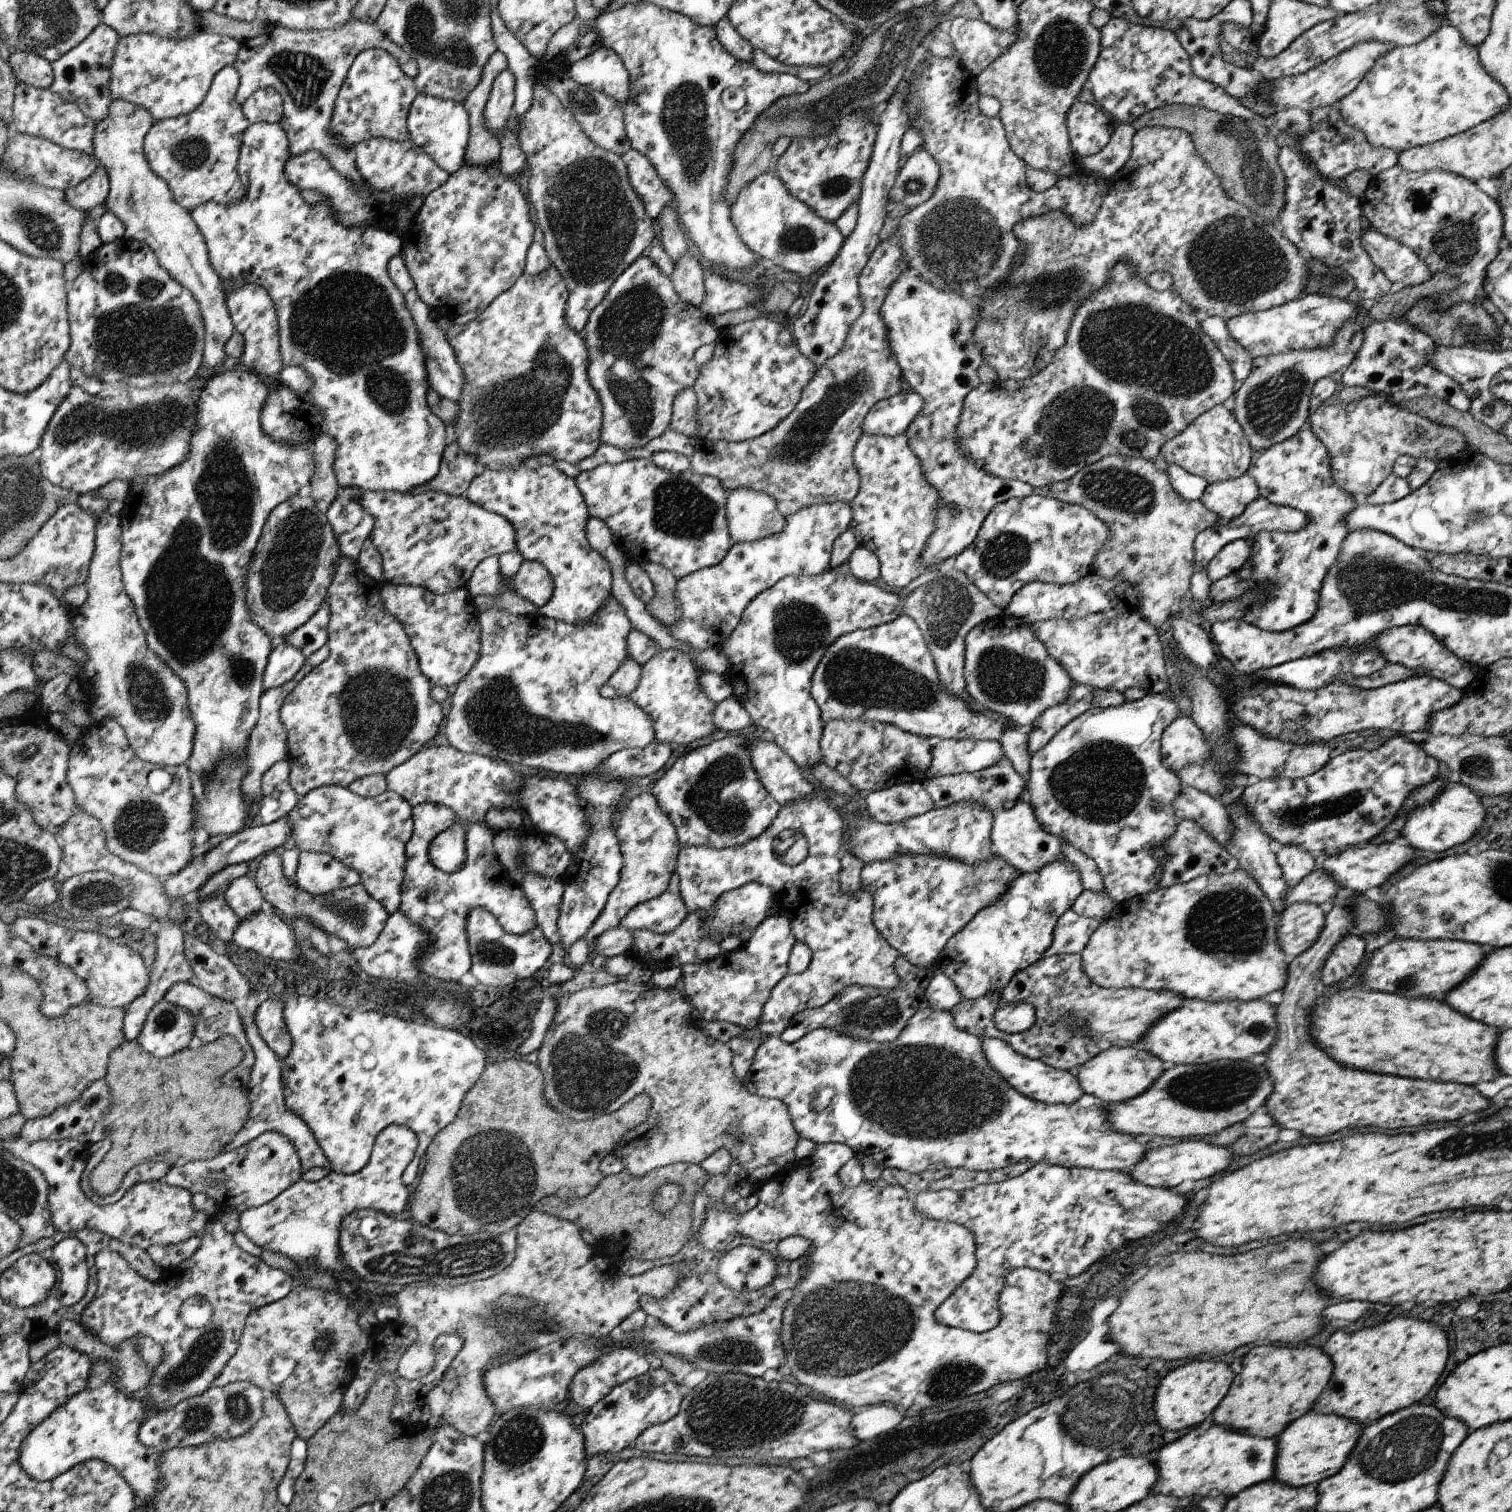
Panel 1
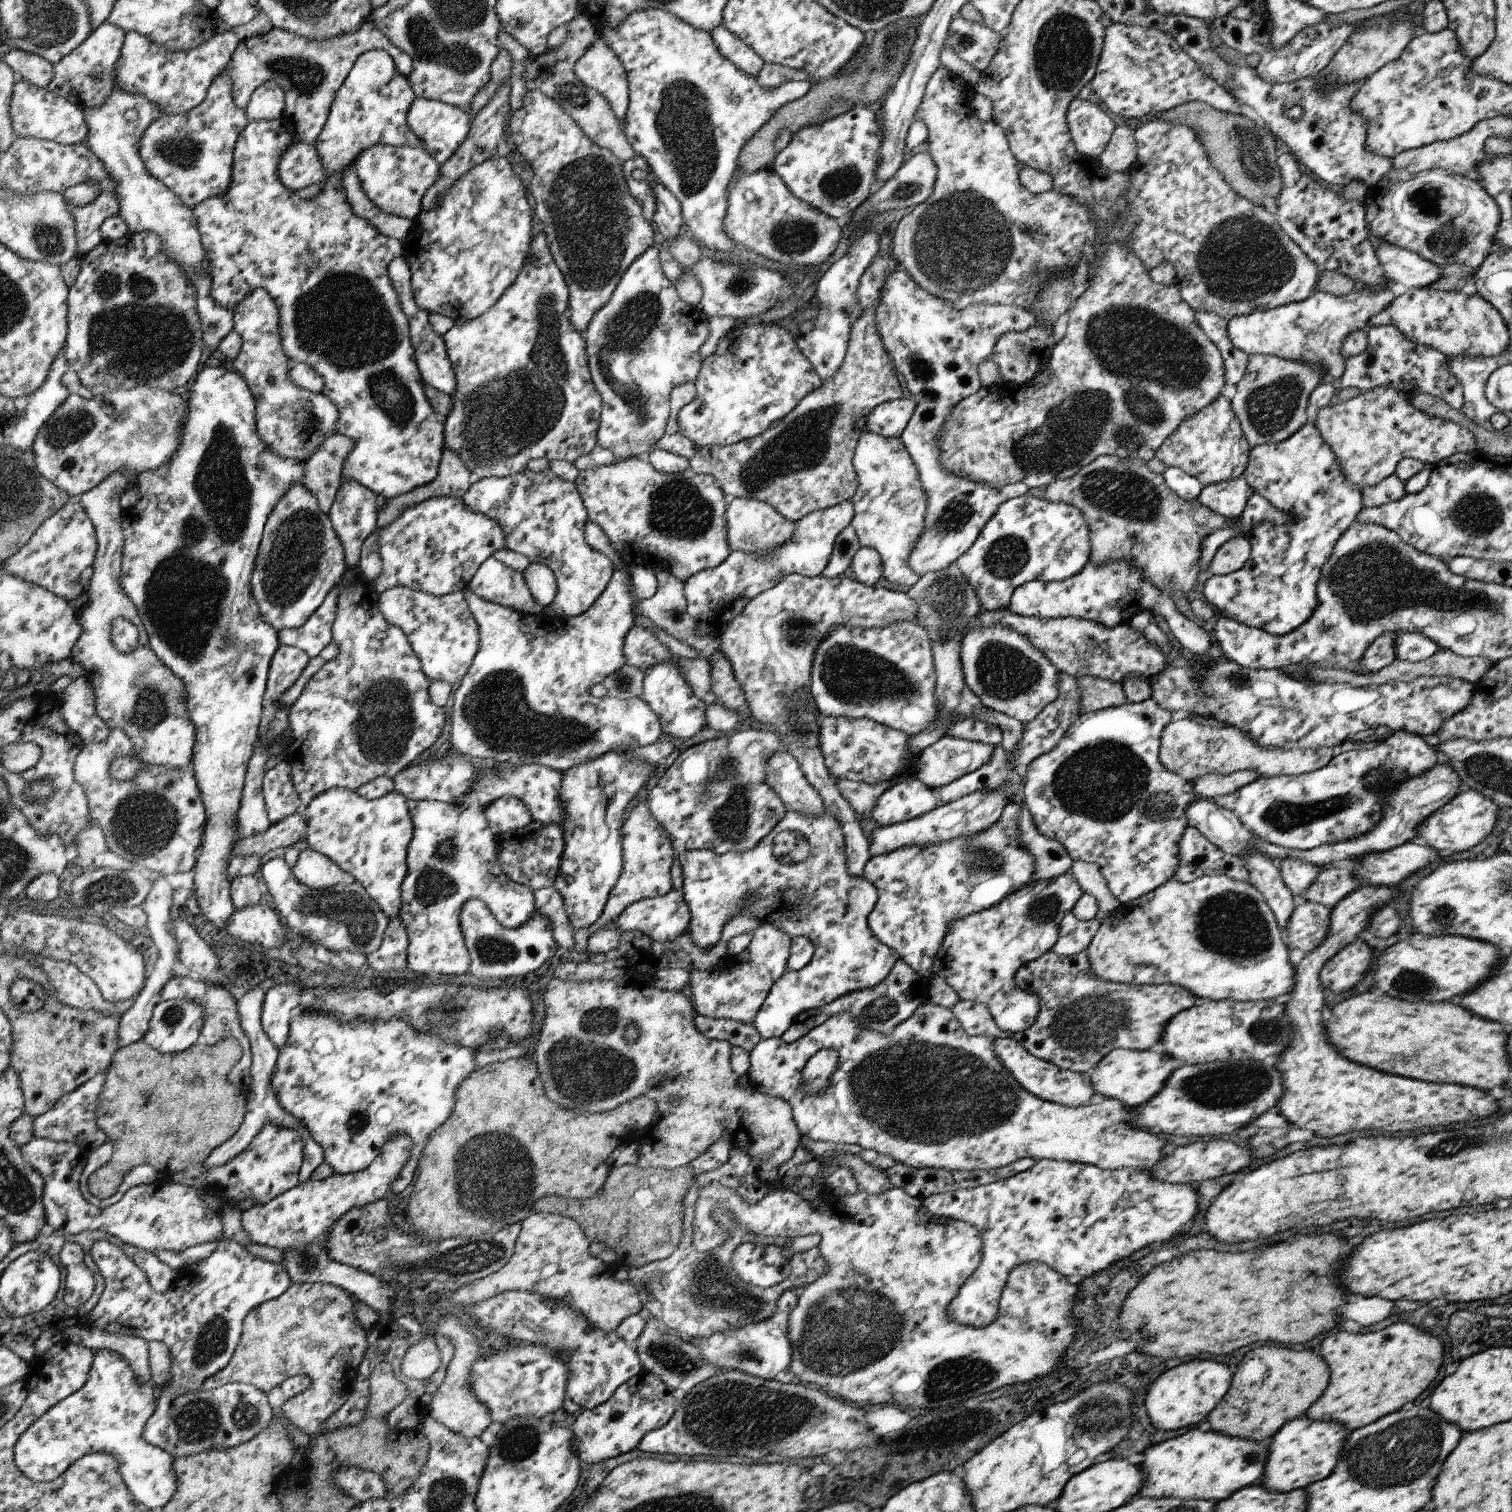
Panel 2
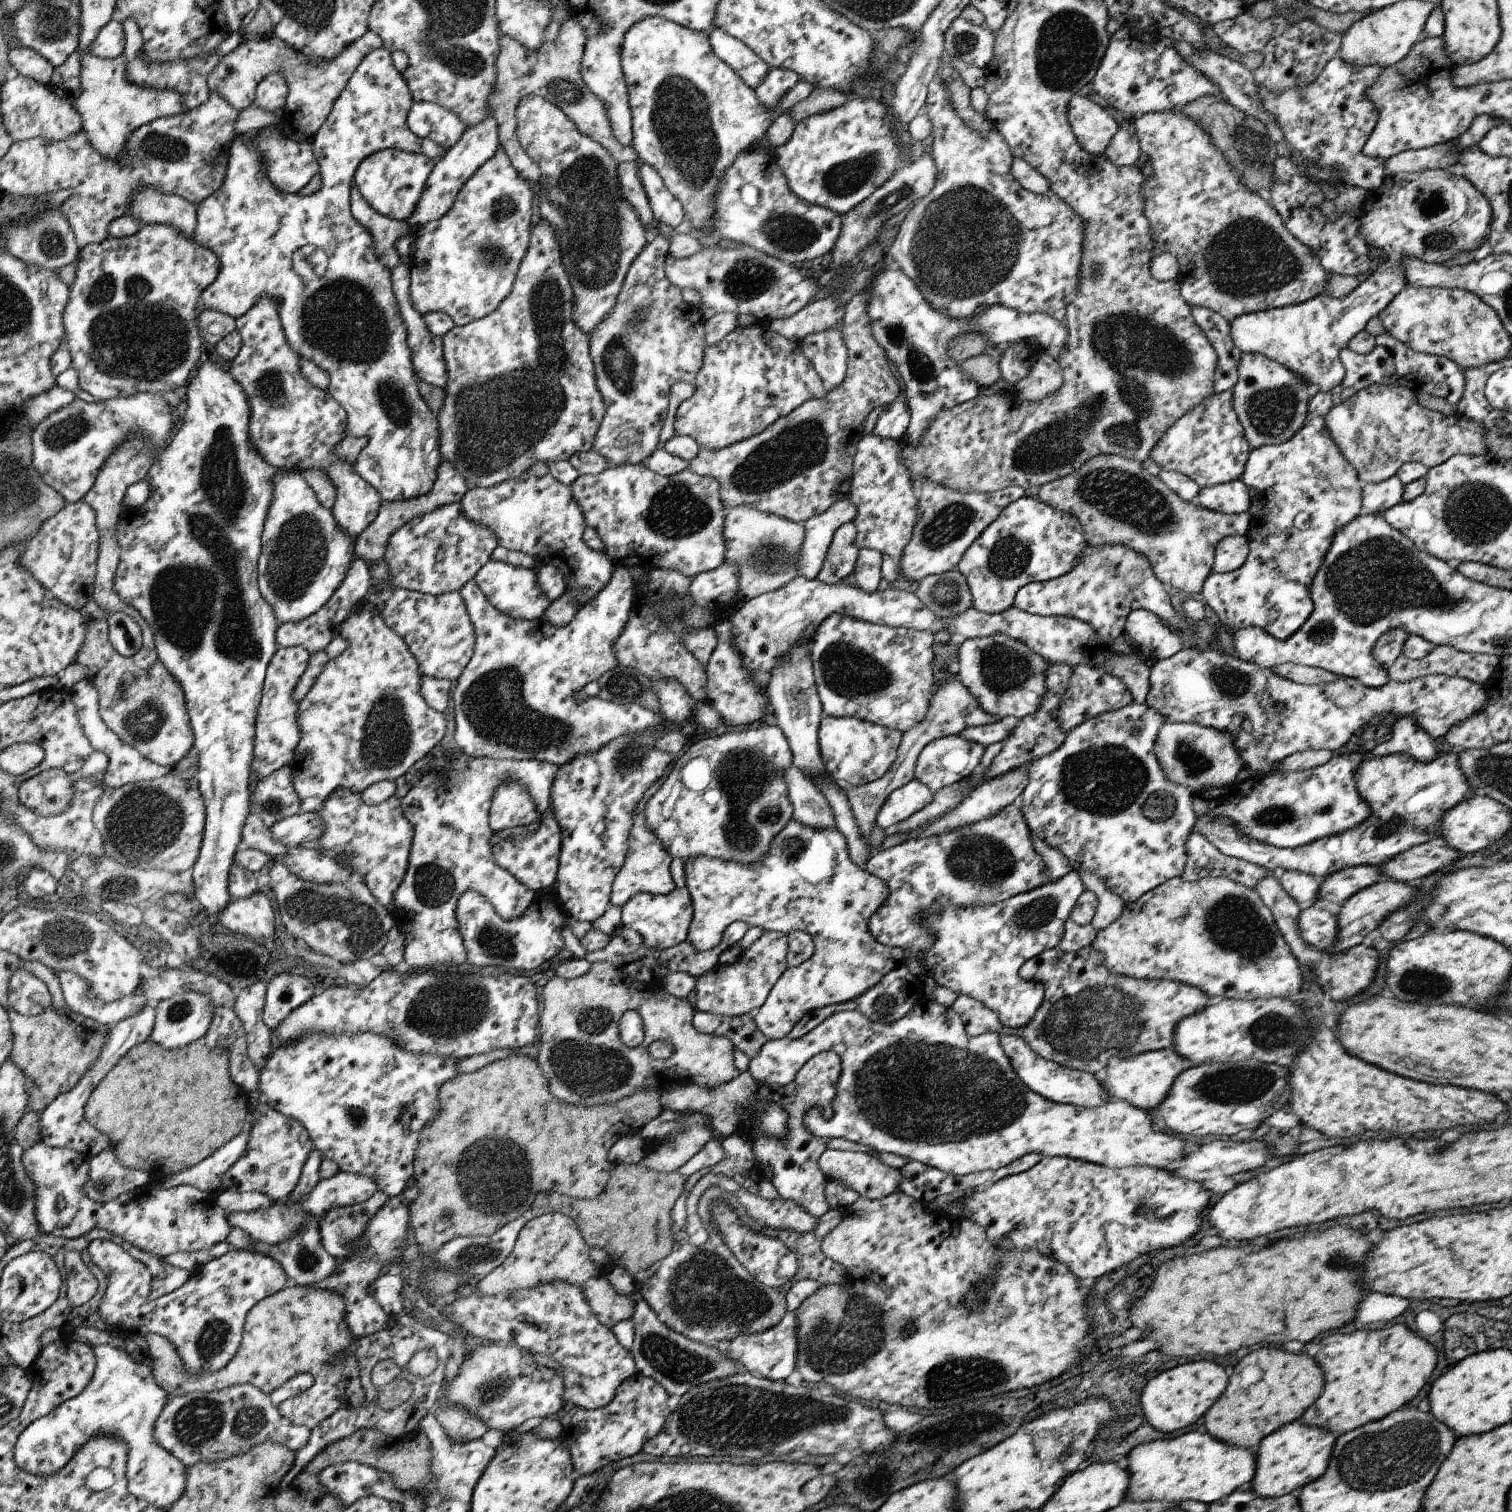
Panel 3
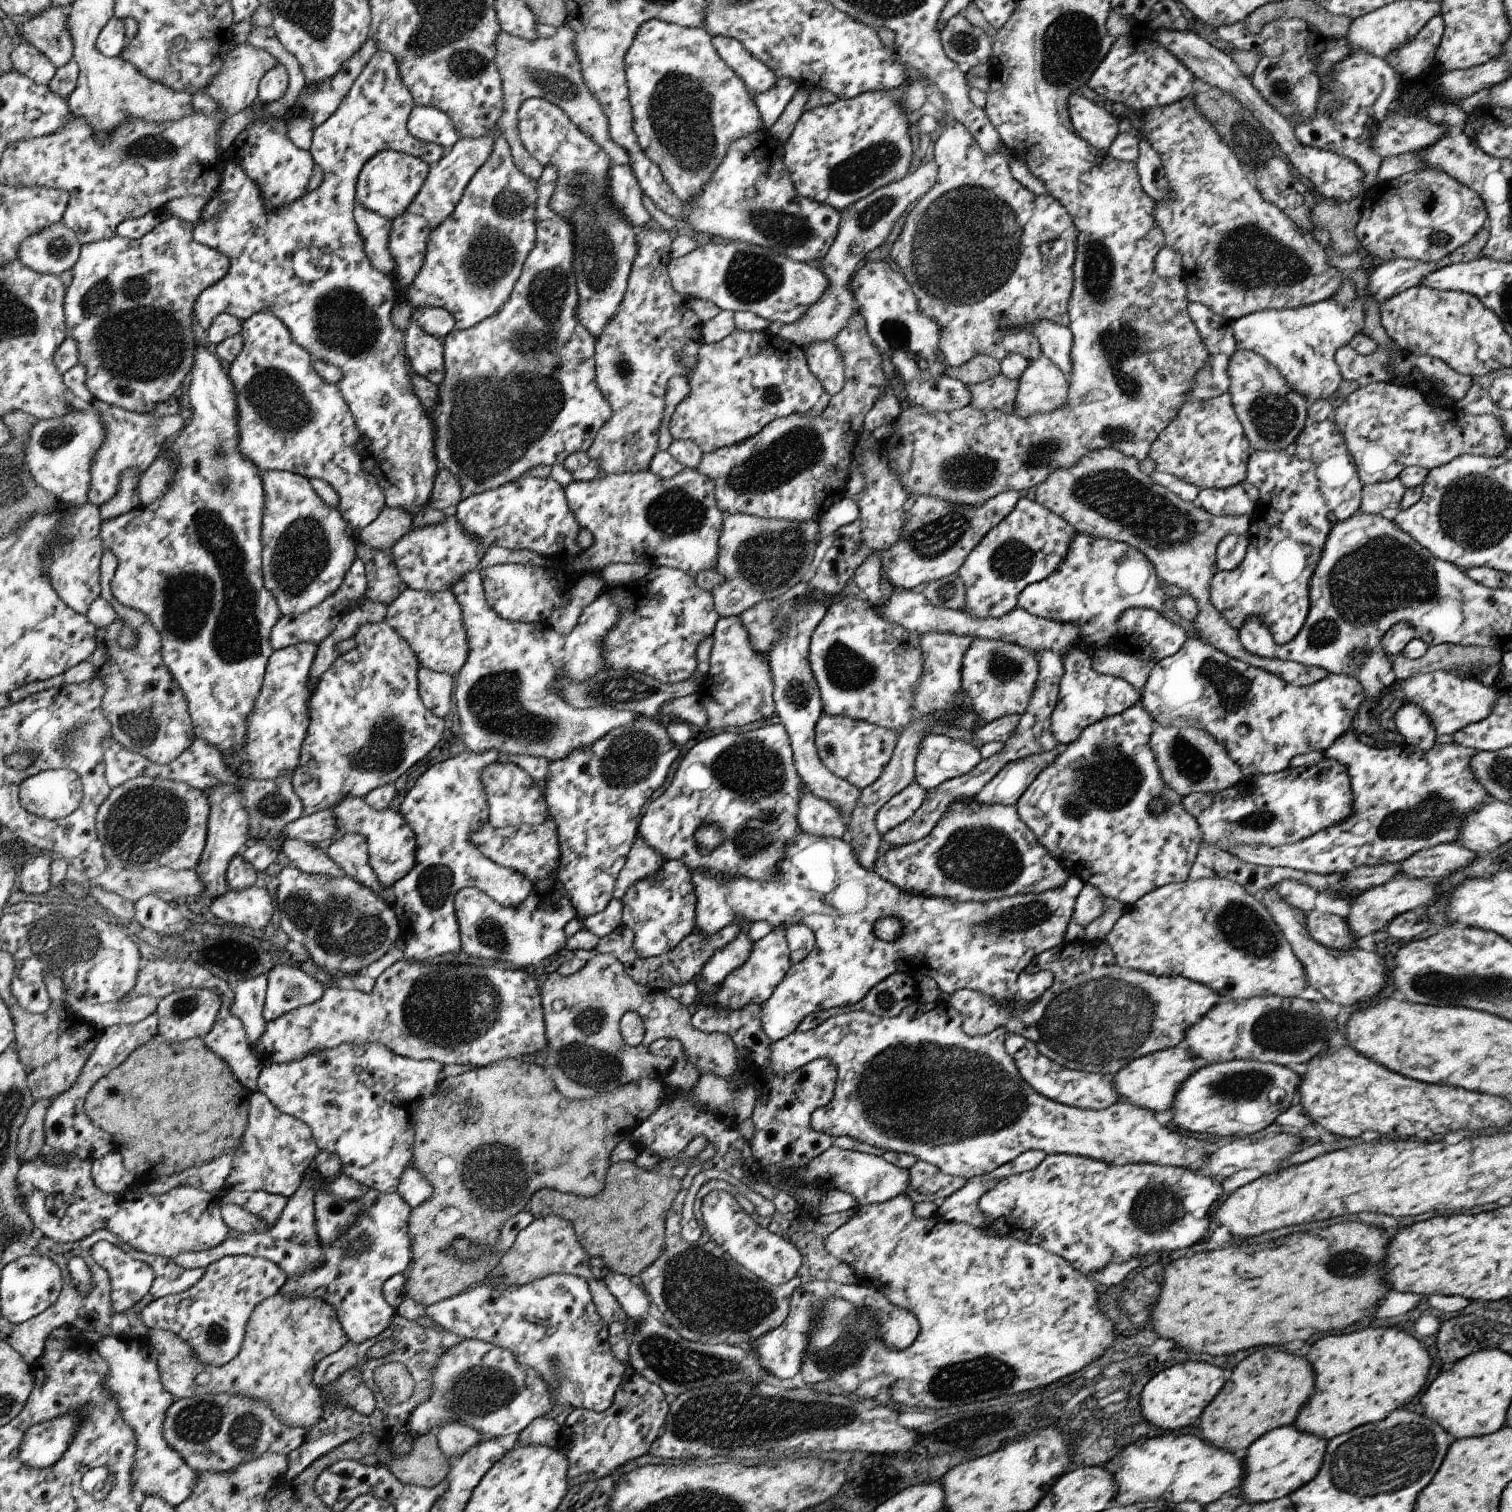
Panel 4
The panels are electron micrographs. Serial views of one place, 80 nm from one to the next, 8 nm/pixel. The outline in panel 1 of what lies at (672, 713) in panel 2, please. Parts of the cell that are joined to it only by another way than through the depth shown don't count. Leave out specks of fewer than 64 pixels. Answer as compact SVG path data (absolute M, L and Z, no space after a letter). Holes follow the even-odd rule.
M660 648L641 668L638 686L625 698L641 707L654 722L655 741L685 746L696 738L705 738L715 729L712 721L715 703L702 693L698 685L700 670L688 656Z

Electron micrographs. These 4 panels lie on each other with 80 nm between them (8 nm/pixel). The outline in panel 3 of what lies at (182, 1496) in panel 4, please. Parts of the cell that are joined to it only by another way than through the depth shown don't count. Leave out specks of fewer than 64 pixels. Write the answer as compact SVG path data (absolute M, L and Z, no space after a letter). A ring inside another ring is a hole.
M112 1344L95 1345L93 1351L96 1368L91 1382L77 1397L62 1402L50 1413L39 1417L25 1430L22 1430L23 1435L18 1438L14 1462L19 1466L19 1471L23 1470L32 1475L46 1477L59 1471L78 1452L78 1448L95 1435L121 1437L128 1446L127 1490L134 1494L135 1498L143 1498L149 1505L167 1511L182 1496L187 1485L186 1468L183 1463L170 1451L164 1449L159 1442L155 1442L152 1435L156 1419L159 1418L167 1402L167 1392L155 1382L151 1362L146 1359L136 1361L127 1350Z

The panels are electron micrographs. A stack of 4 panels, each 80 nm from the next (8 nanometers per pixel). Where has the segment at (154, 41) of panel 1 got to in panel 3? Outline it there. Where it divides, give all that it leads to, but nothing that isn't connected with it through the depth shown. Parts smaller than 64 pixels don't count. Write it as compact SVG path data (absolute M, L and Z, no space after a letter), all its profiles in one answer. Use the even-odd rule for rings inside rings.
M126 18L122 22L122 29L125 31L125 48L122 50L122 54L127 61L126 77L128 81L139 86L145 85L152 89L177 91L182 96L182 101L187 109L202 106L208 100L210 92L206 83L207 76L209 76L214 66L218 64L220 58L230 53L243 40L242 34L230 32L226 40L211 55L203 59L190 59L189 61L180 59L174 63L151 63L142 58L142 35L135 21L132 18Z

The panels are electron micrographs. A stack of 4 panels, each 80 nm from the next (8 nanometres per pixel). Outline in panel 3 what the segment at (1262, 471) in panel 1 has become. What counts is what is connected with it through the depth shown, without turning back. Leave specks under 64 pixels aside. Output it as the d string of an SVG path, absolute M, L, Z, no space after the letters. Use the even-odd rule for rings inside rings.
M1319 417L1306 421L1284 443L1252 449L1245 461L1240 481L1249 489L1256 490L1256 498L1262 504L1258 511L1250 512L1245 536L1248 544L1245 562L1228 573L1209 573L1200 594L1210 614L1215 616L1216 623L1233 631L1256 626L1282 641L1290 637L1312 611L1310 582L1335 531L1359 515L1363 483L1331 440L1324 418Z

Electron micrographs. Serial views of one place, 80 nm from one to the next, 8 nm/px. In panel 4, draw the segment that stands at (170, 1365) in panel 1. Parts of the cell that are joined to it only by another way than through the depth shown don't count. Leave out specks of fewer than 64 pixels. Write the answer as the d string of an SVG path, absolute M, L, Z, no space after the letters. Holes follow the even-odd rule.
M107 1241L96 1242L90 1248L90 1253L110 1278L111 1308L124 1319L125 1312L148 1291L152 1283L152 1268L130 1258L130 1255ZM227 1255L205 1268L203 1276L191 1288L174 1295L165 1295L152 1300L140 1311L140 1319L148 1329L161 1329L172 1332L183 1339L190 1347L192 1359L203 1366L225 1365L237 1352L244 1335L244 1326L251 1311L262 1300L273 1296L286 1281L286 1273L270 1259L251 1255Z

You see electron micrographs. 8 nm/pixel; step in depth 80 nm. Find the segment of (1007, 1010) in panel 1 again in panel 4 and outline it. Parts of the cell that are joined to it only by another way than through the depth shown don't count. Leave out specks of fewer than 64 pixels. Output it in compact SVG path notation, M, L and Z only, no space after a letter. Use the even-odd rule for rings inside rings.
M801 830L796 834L795 838L791 839L786 844L785 857L782 858L781 862L778 862L778 872L776 873L776 876L769 881L752 881L745 877L735 877L734 879L731 879L730 877L716 877L715 875L711 875L706 869L695 869L694 871L690 871L690 875L696 894L696 907L694 910L694 921L696 924L693 929L699 930L704 937L717 933L718 930L722 929L725 925L731 924L735 917L741 917L745 922L749 921L750 923L755 921L765 921L768 922L773 929L786 930L788 926L804 924L807 928L810 928L813 931L814 945L809 951L809 954L807 954L803 960L790 964L787 972L785 972L785 976L781 978L781 982L779 982L777 988L775 988L774 992L771 993L771 996L761 1004L760 1023L763 1032L767 1035L767 1038L769 1038L770 1041L778 1041L780 1038L786 1037L789 1033L793 1033L797 1030L803 1018L809 1016L811 1013L855 1004L856 1002L861 1001L862 998L874 988L875 984L881 982L890 974L903 973L906 971L915 976L924 974L926 977L932 978L936 982L937 988L943 992L943 994L950 995L951 993L961 989L971 989L979 991L988 997L993 997L998 1003L1007 1003L1010 1009L1015 1009L1016 1011L1028 1009L1028 1006L1045 990L1047 980L1043 976L1034 977L1029 975L1025 970L1025 967L1029 964L1030 960L1035 958L1035 956L1064 941L1064 934L1068 921L1072 916L1075 897L1079 894L1079 891L1083 886L1083 883L1079 878L1068 876L1068 879L1062 883L1062 886L1059 889L1043 891L1042 893L1037 894L1018 894L987 902L954 901L947 897L923 897L911 893L904 893L904 890L897 889L895 885L887 882L877 873L868 871L854 857L850 843L846 842L845 839L816 837L815 835L808 835ZM885 917L896 918L903 927L903 933L899 934L894 941L879 940L879 938L874 935L875 921Z

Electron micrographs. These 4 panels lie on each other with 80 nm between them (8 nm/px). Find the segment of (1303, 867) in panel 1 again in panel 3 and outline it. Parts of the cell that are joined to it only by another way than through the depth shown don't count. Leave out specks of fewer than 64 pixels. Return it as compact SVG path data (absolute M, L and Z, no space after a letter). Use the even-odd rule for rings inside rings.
M1280 871L1277 872L1277 879L1281 888L1299 907L1309 906L1317 899L1321 884L1313 875L1297 871Z

